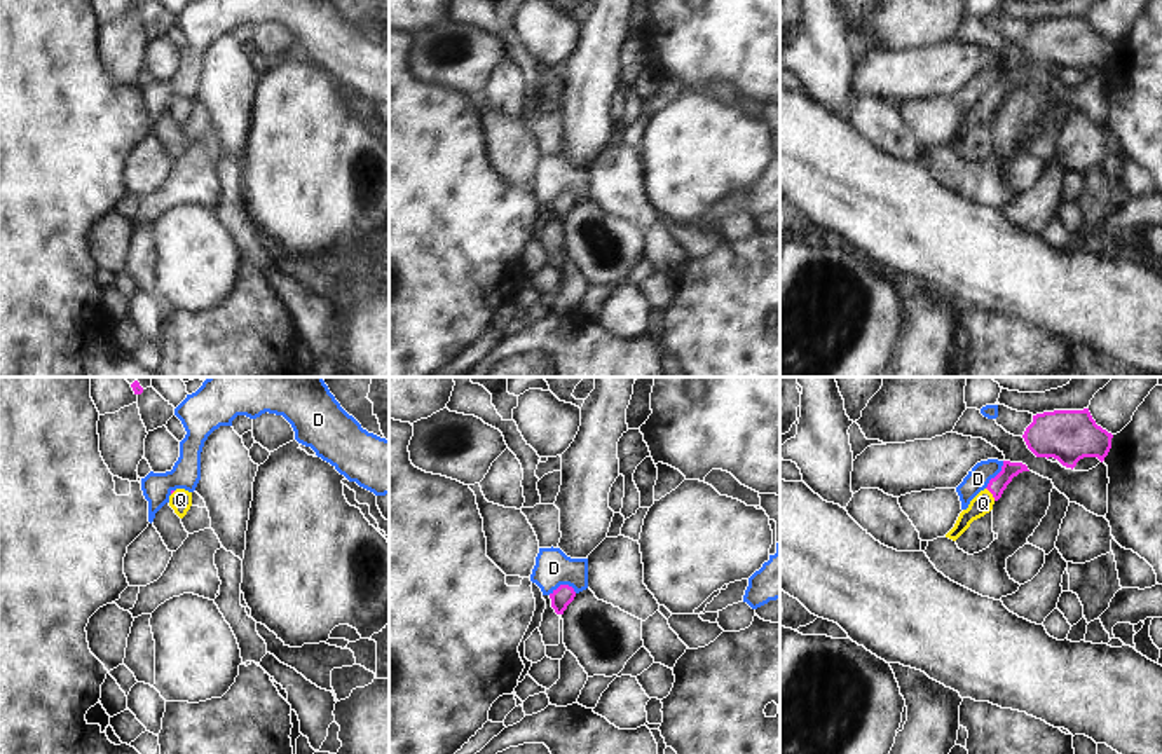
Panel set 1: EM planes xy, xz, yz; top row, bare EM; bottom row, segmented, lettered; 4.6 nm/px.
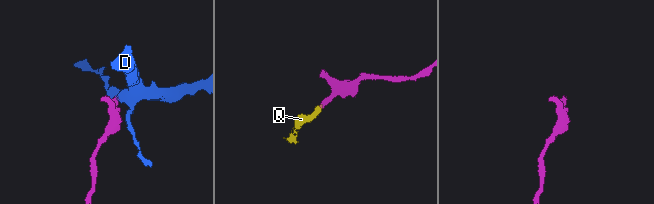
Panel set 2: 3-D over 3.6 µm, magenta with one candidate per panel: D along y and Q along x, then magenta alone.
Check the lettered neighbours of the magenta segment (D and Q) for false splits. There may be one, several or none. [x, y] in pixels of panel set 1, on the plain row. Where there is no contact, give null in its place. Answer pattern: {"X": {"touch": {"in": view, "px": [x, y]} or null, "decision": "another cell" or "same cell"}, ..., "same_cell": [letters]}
{"D": {"touch": {"in": "xz", "px": [562, 194]}, "decision": "another cell"}, "Q": {"touch": {"in": "yz", "px": [991, 102]}, "decision": "same cell"}, "same_cell": ["Q"]}

